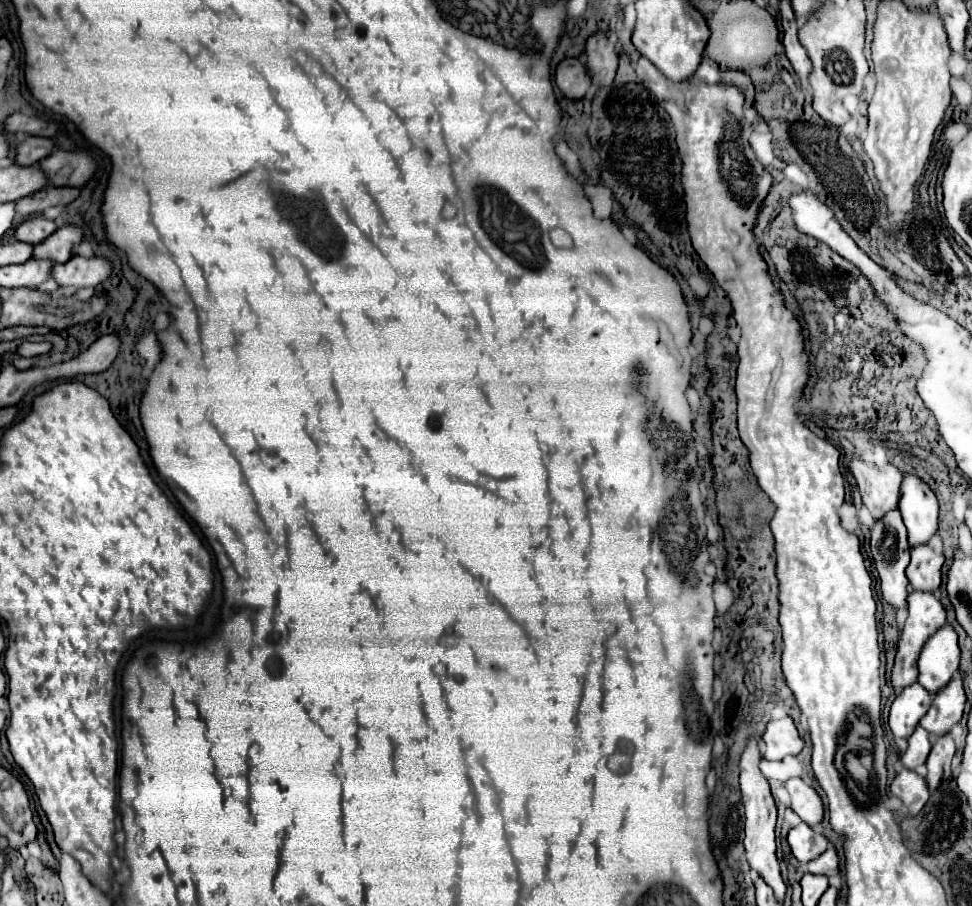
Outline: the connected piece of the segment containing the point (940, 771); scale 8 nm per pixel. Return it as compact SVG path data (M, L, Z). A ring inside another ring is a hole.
M945 733L937 739L933 739L933 747L927 759L927 783L929 789L933 791L935 787L939 787L939 783L943 779L947 779L947 775L951 775L951 759L955 755L955 741L951 737L951 733Z

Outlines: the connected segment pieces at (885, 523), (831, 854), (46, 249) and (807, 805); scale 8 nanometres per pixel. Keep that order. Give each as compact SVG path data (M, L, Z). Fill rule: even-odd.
M887 511L883 519L877 519L871 527L871 555L875 559L875 567L881 579L881 591L887 603L893 607L905 607L905 597L907 597L907 577L905 569L909 563L909 543L907 543L907 531L901 521L901 513Z
M833 847L827 849L827 851L821 853L819 857L811 859L811 861L805 865L805 869L807 869L809 873L815 873L815 875L827 875L827 877L835 875L835 873L839 871L839 857L837 857L837 851L835 851Z
M65 225L57 229L43 243L35 245L37 259L51 259L55 263L67 263L73 257L73 251L83 241L83 229L77 225Z
M789 779L785 783L785 789L791 797L791 809L807 823L815 825L823 819L823 803L819 793L809 787L803 779Z

